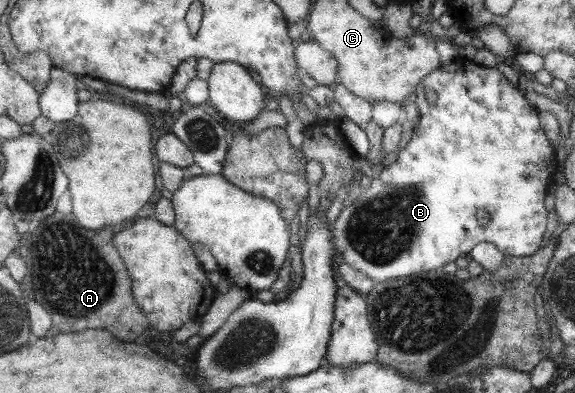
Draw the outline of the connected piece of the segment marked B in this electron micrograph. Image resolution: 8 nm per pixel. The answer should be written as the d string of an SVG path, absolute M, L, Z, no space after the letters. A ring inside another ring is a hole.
M459 57L448 65L441 65L437 70L423 77L417 89L414 90L414 94L414 102L420 118L418 126L413 129L411 139L406 145L401 146L400 150L397 150L390 160L384 163L380 175L370 179L369 188L361 190L359 196L350 205L343 207L336 220L330 225L333 250L336 250L336 254L341 256L342 260L356 272L361 272L363 276L367 276L374 282L384 282L388 278L402 278L402 276L416 274L416 272L428 272L428 270L434 270L434 268L448 264L448 262L454 262L458 256L468 254L470 249L478 243L493 244L503 255L513 257L528 257L532 253L536 253L536 248L540 246L540 238L542 238L544 228L546 228L544 194L546 194L548 184L552 184L550 182L552 174L557 172L550 142L546 140L546 136L544 136L544 132L538 124L536 110L524 100L524 96L514 86L510 86L510 82L498 70L477 66L472 62L466 64L466 60ZM426 88L436 94L436 101L433 105L426 101L424 95ZM478 210L488 214L489 221L484 225L480 225L476 221Z

